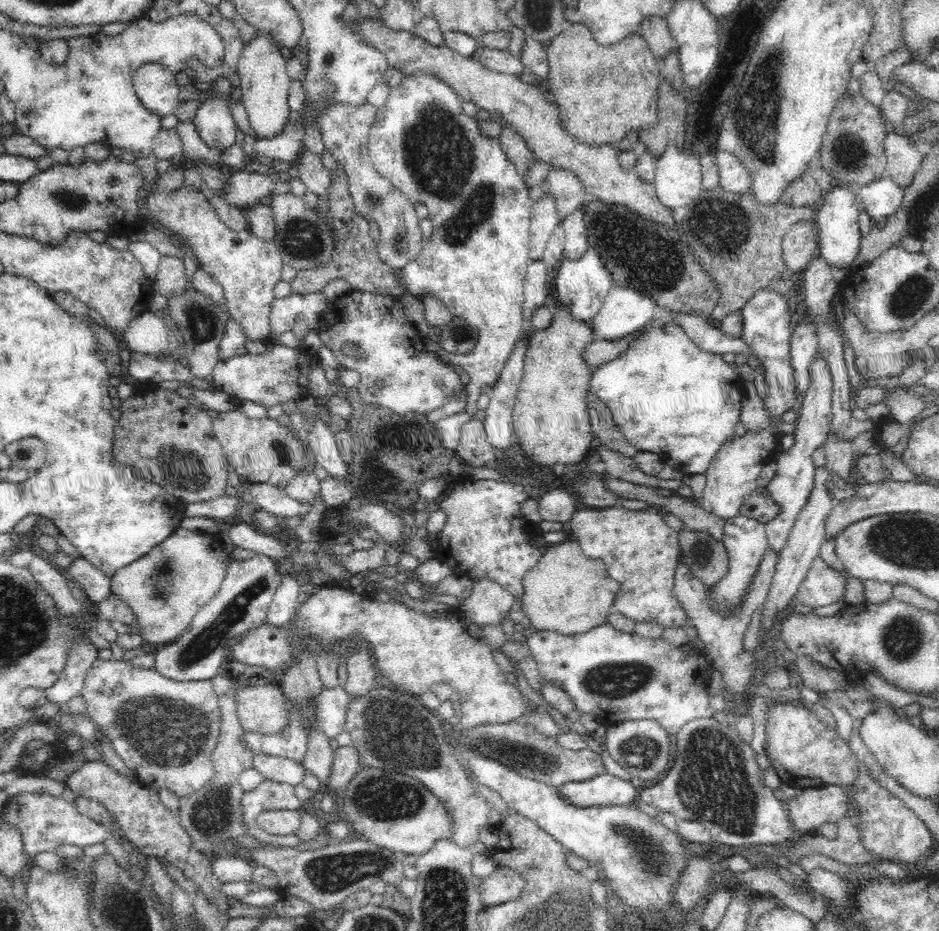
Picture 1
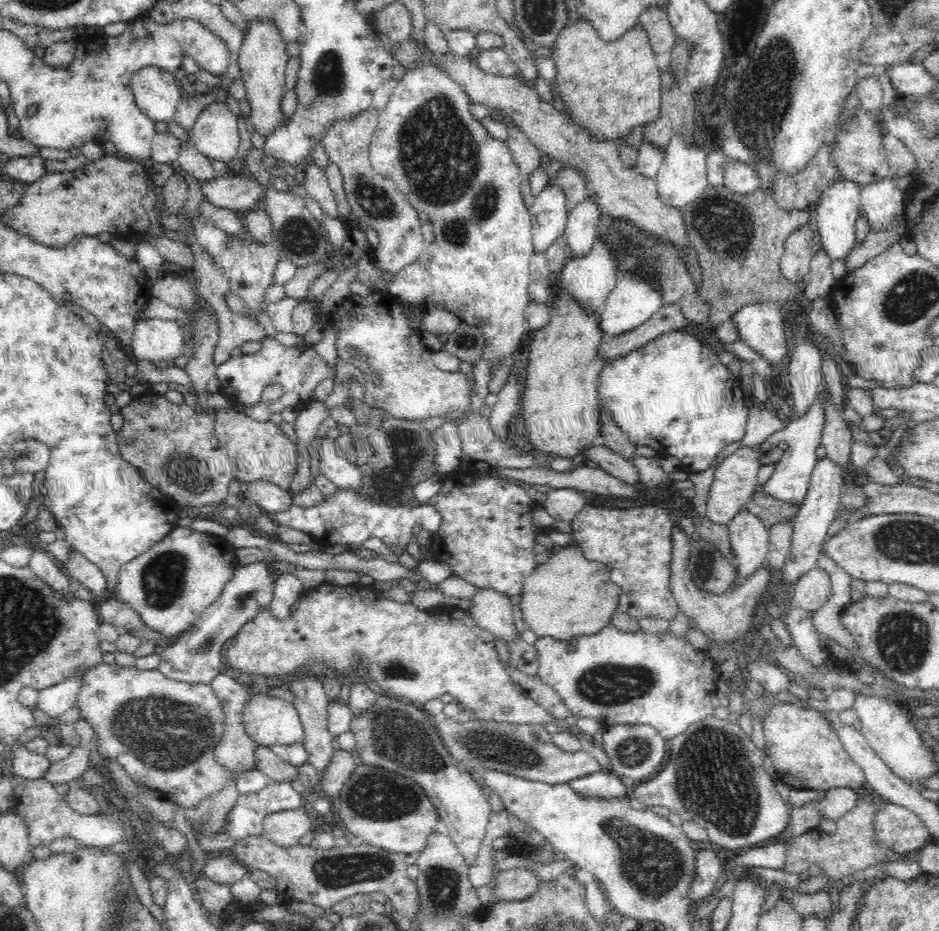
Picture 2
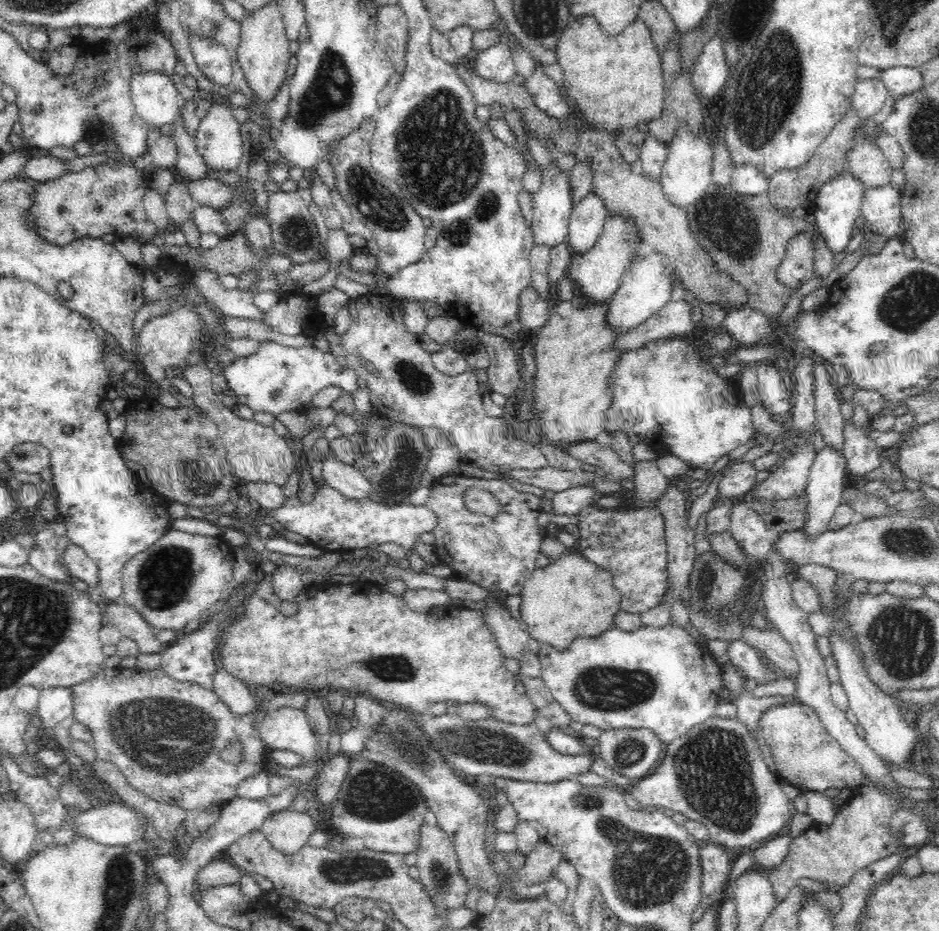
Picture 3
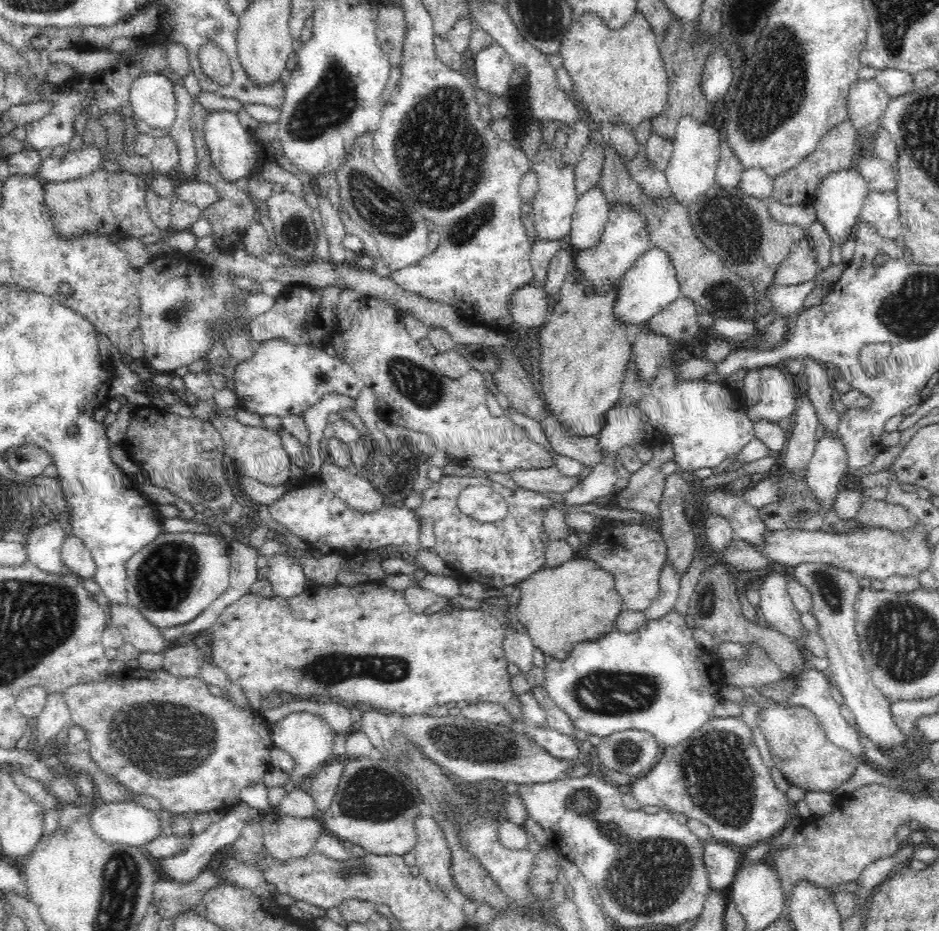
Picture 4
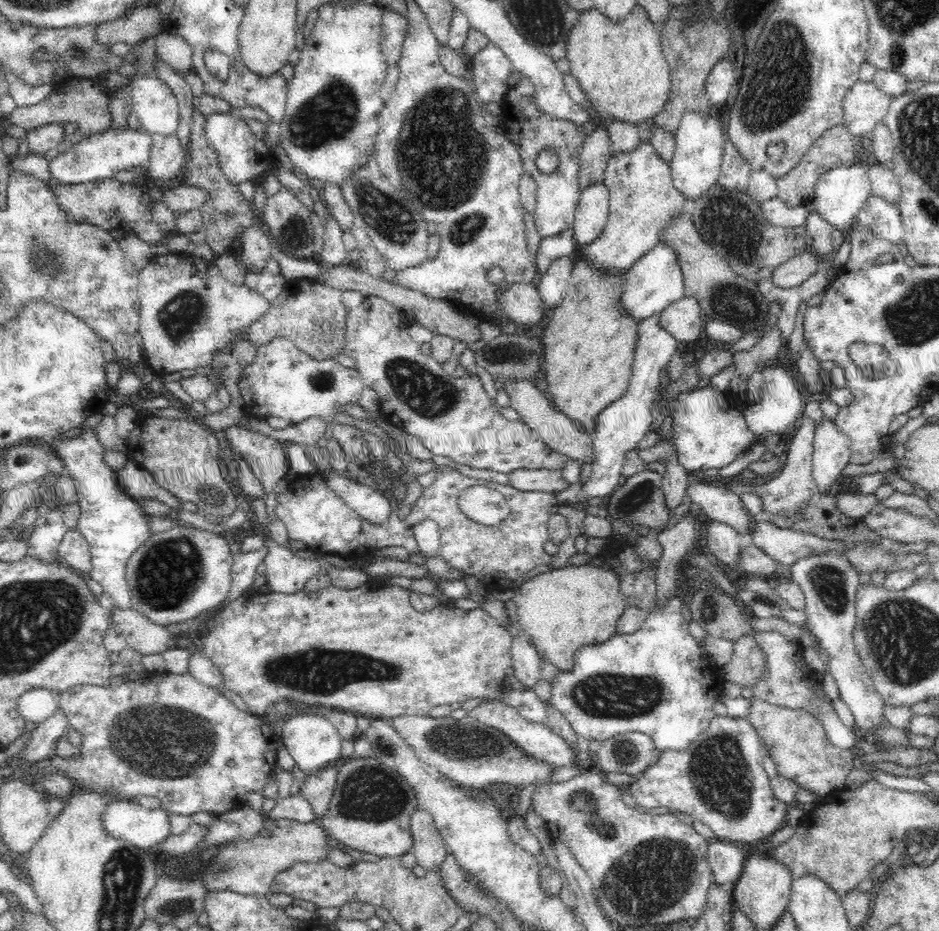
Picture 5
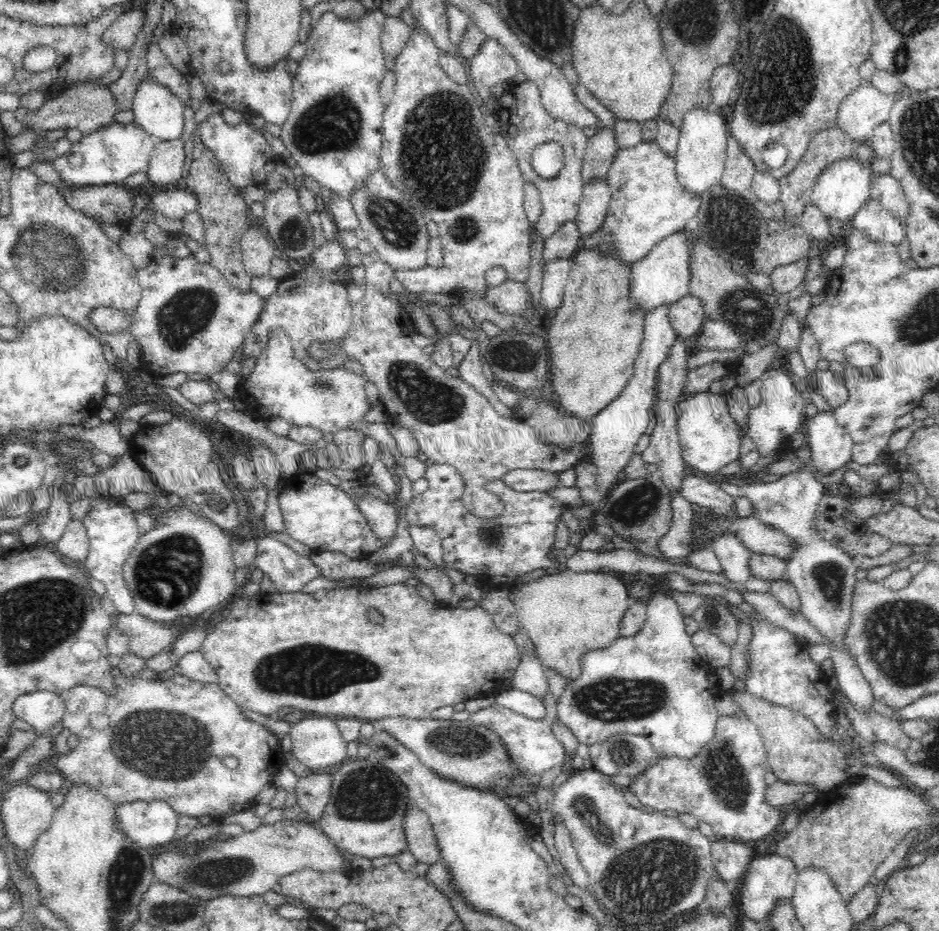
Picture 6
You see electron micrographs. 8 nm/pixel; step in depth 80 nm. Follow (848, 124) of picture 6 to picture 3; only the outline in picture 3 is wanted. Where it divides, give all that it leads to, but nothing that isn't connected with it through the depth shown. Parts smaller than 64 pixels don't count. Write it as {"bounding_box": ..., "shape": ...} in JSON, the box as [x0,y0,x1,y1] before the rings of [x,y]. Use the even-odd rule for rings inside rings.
{"bounding_box":[851,79,889,121],"shape":[[[859,79],[851,96],[851,106],[855,107],[861,120],[870,121],[884,106],[888,94],[889,90],[880,79]]]}

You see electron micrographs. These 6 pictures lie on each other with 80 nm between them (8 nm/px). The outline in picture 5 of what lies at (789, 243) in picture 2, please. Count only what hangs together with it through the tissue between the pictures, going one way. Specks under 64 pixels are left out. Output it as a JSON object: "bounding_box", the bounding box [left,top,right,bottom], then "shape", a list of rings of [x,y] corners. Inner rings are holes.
{"bounding_box":[771,248,819,288],"shape":[[[812,248],[798,253],[776,268],[771,276],[772,282],[778,288],[796,288],[817,271],[819,263],[817,253]]]}

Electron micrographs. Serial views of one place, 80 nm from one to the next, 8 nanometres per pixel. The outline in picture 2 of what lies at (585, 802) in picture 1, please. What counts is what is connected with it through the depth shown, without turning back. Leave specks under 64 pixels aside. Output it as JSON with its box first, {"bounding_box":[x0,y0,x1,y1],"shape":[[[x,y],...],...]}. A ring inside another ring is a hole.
{"bounding_box":[570,771,632,798],"shape":[[[602,771],[594,772],[590,776],[572,780],[570,786],[582,797],[602,797],[602,798],[622,798],[629,797],[632,789],[626,788],[617,776],[603,773]]]}

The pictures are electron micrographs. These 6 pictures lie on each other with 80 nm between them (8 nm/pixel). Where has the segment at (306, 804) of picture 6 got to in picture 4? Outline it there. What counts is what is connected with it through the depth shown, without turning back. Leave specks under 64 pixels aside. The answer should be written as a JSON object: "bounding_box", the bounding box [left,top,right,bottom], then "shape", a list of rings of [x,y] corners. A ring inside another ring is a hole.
{"bounding_box":[307,759,344,812],"shape":[[[332,759],[313,775],[307,794],[314,800],[317,811],[326,812],[330,808],[336,796],[343,768],[344,764],[340,760]]]}

